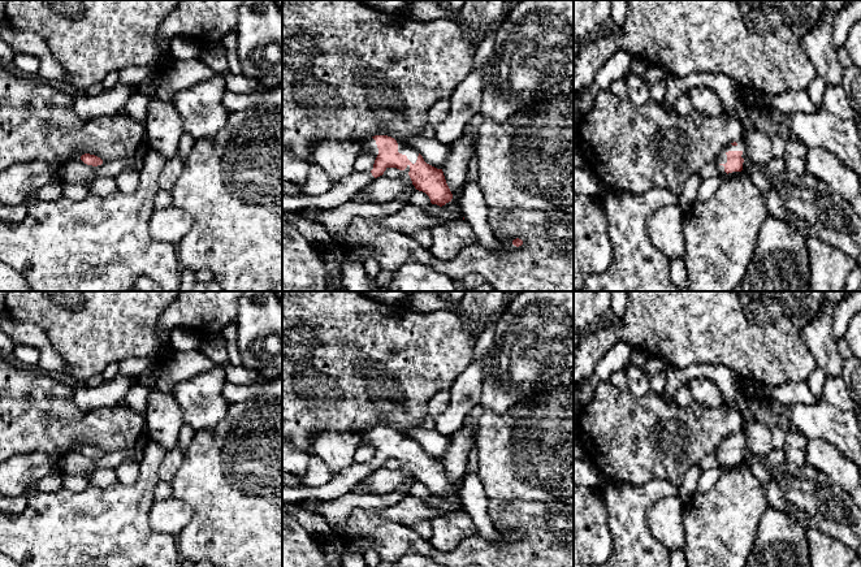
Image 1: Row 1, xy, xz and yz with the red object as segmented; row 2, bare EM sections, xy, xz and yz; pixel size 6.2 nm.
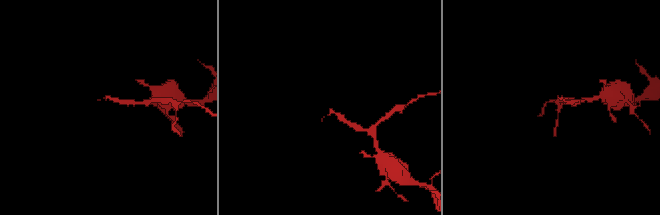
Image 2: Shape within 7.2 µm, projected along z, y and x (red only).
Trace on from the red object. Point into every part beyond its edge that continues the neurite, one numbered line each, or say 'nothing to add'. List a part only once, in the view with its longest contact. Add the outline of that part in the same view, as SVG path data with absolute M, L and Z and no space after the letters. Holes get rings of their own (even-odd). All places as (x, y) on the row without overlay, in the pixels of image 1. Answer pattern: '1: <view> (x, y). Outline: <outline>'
1: yz (722, 449). Outline: M739 430L739 432L736 432L736 434L737 434L736 437L728 436L726 440L723 440L721 442L721 445L717 447L715 453L713 454L718 459L719 466L727 466L724 463L723 456L727 454L727 446L726 445L728 442L741 442L743 443L741 449L744 451L748 447L748 441L747 441L747 437L745 437L744 432Z

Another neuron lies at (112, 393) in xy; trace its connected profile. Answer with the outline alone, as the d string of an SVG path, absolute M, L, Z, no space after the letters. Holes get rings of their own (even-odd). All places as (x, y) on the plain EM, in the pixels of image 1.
M117 375L111 381L103 381L98 386L79 385L74 389L73 401L81 412L91 412L98 408L111 408L125 403L126 394L138 378Z

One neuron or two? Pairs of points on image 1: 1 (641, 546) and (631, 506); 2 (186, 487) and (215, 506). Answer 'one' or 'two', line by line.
1: one
2: one

